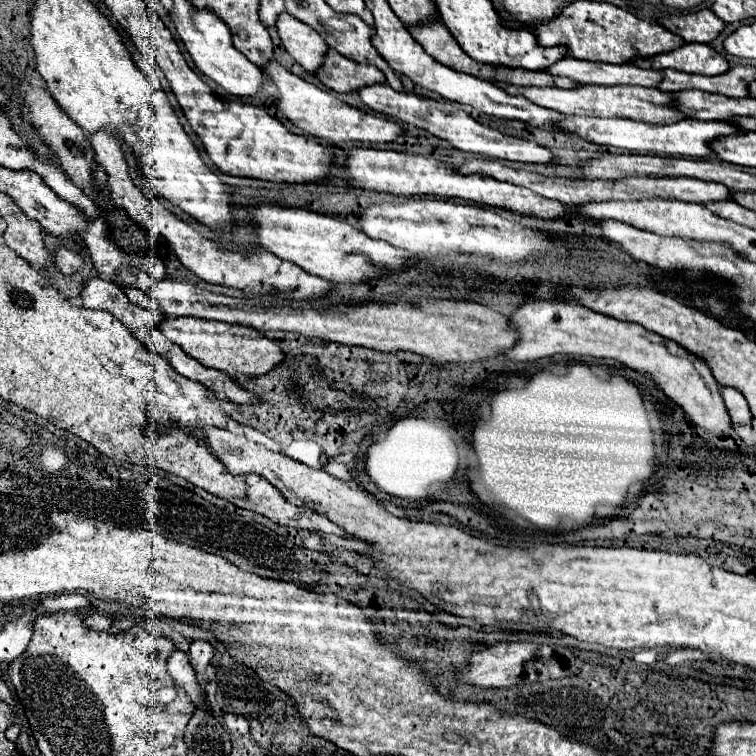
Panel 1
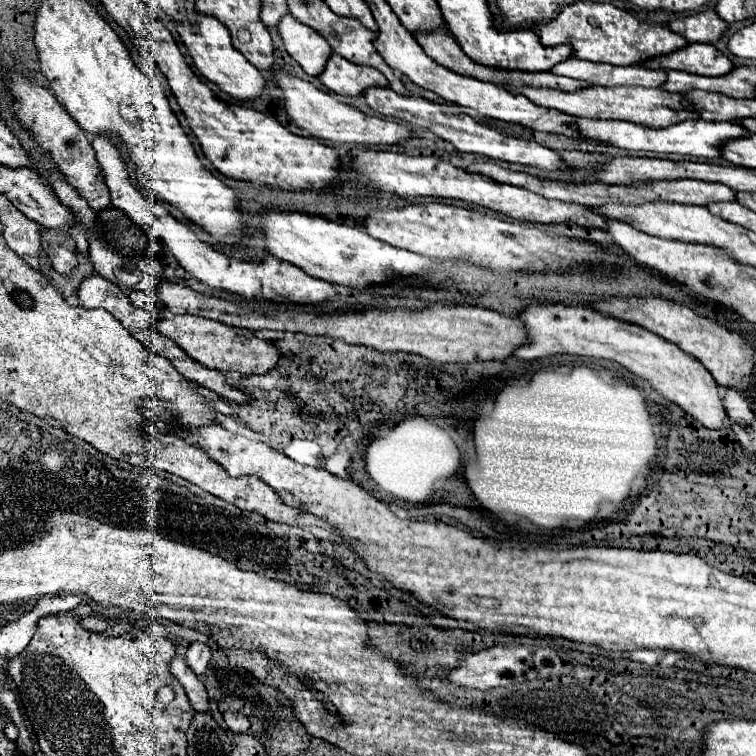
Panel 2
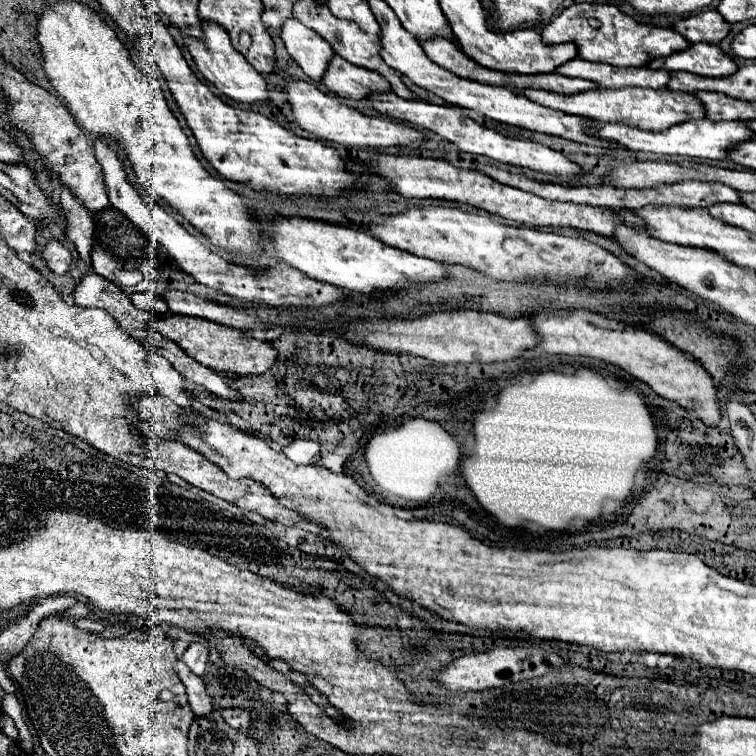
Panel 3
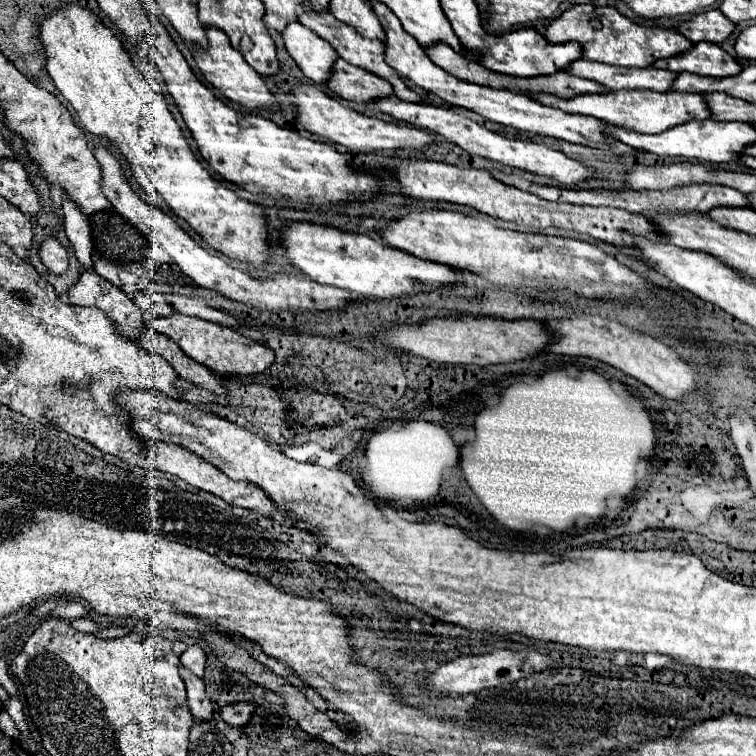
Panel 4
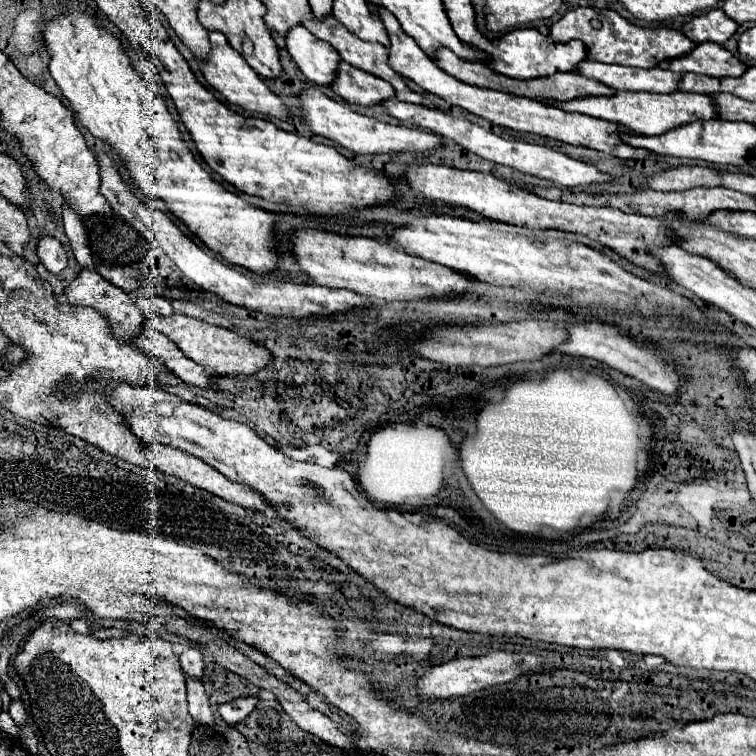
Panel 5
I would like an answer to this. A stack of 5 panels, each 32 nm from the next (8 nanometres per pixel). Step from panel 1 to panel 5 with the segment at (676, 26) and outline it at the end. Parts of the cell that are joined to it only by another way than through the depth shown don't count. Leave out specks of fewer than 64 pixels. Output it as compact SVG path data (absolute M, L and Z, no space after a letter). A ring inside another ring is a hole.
M720 8L708 10L684 24L684 34L696 44L702 42L724 44L736 30L738 30L738 22L728 18Z

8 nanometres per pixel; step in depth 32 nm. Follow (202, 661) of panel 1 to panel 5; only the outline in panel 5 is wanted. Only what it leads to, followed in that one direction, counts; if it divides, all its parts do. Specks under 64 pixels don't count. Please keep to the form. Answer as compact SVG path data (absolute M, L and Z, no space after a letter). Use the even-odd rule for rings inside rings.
M196 646L188 648L184 654L178 656L182 670L192 676L192 678L202 678L202 670L204 670L204 662L202 662L202 654Z

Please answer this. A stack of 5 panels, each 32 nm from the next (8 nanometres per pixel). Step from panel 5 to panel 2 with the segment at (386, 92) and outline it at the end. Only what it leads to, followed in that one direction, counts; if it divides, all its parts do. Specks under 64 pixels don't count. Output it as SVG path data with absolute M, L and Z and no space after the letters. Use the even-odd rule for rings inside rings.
M336 54L330 56L324 72L320 74L320 82L328 90L332 90L340 96L360 96L360 92L364 92L364 88L388 86L388 80L384 80L384 76L378 70L374 70L370 66L352 64Z

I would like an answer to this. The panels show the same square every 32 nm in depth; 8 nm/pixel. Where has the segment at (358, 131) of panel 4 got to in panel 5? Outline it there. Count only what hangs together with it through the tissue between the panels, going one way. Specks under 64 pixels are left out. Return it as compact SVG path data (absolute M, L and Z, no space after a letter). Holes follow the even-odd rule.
M310 86L306 92L300 94L300 102L306 110L304 122L314 134L320 134L324 138L330 138L344 146L346 150L354 154L394 154L394 152L412 152L412 154L426 154L430 150L442 148L442 140L424 130L414 130L414 128L404 128L404 126L392 126L386 122L380 122L376 118L362 116L354 110L350 110L346 104L332 100L330 96L322 94L316 86Z

